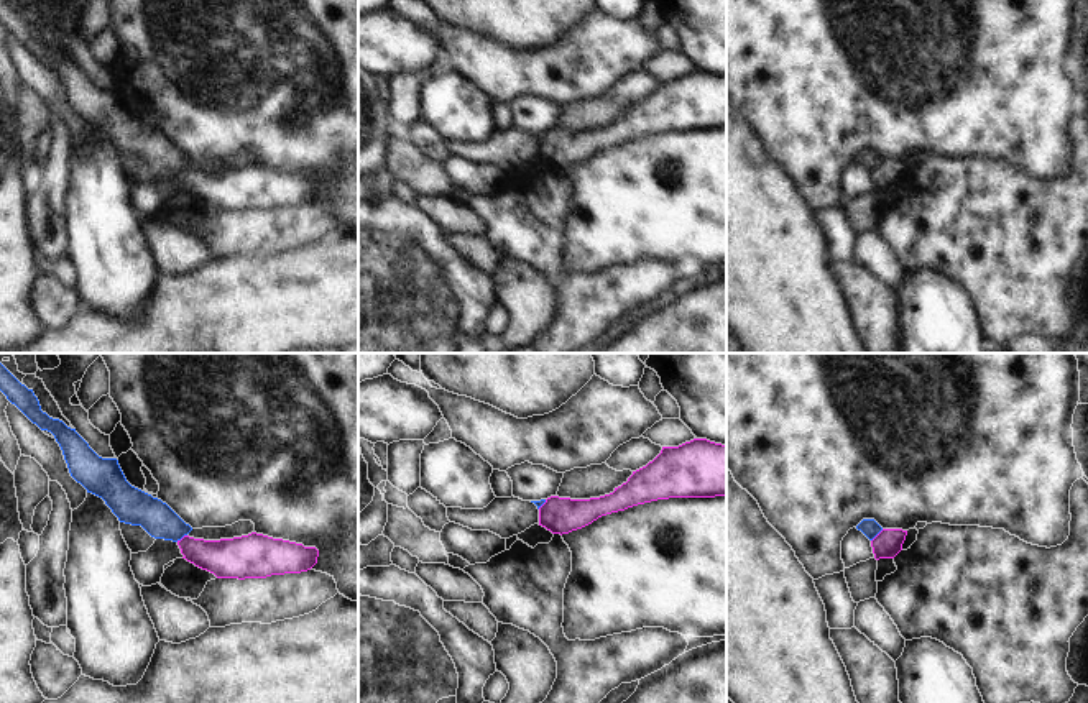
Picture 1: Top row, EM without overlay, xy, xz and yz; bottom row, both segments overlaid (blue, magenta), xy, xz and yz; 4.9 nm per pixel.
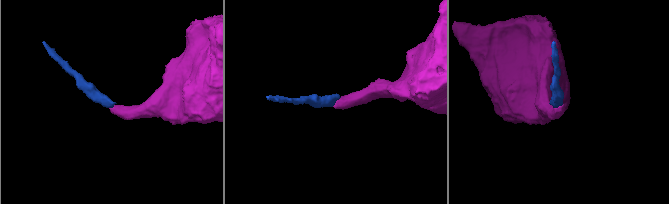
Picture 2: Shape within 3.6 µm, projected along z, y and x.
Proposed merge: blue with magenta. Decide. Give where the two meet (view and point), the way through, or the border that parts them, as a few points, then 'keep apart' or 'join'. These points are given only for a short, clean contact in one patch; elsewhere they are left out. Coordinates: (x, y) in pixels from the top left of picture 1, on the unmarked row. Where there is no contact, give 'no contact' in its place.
meets blue in yz at (876, 166); border along yz (883, 161), (871, 173); keep apart

